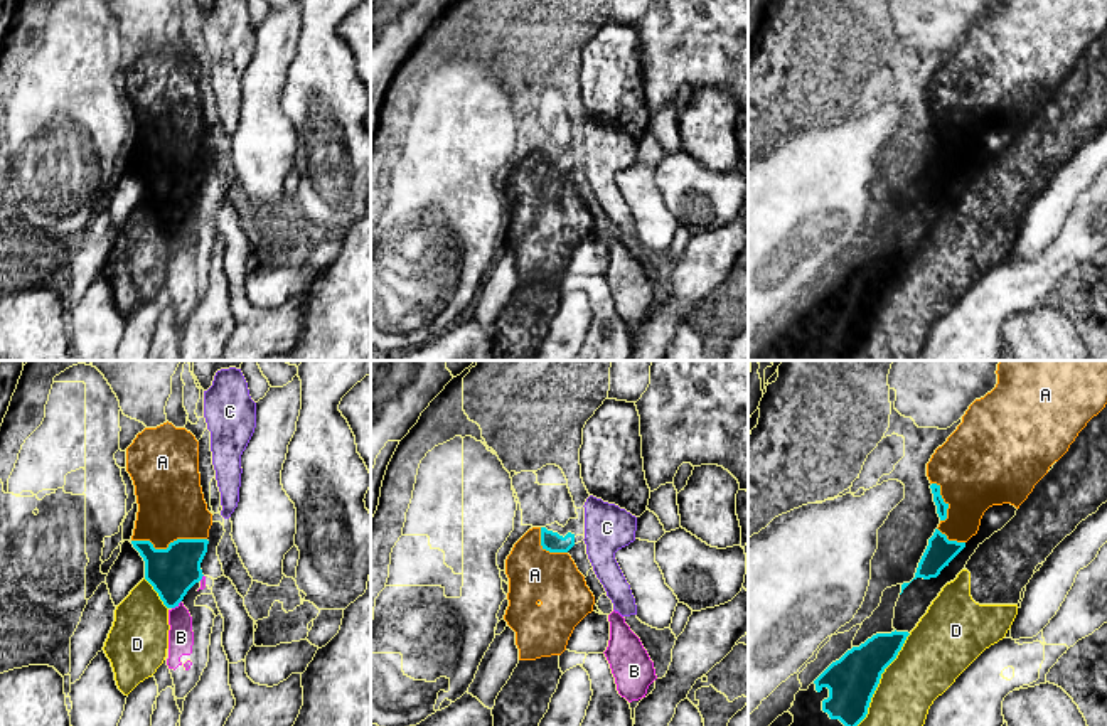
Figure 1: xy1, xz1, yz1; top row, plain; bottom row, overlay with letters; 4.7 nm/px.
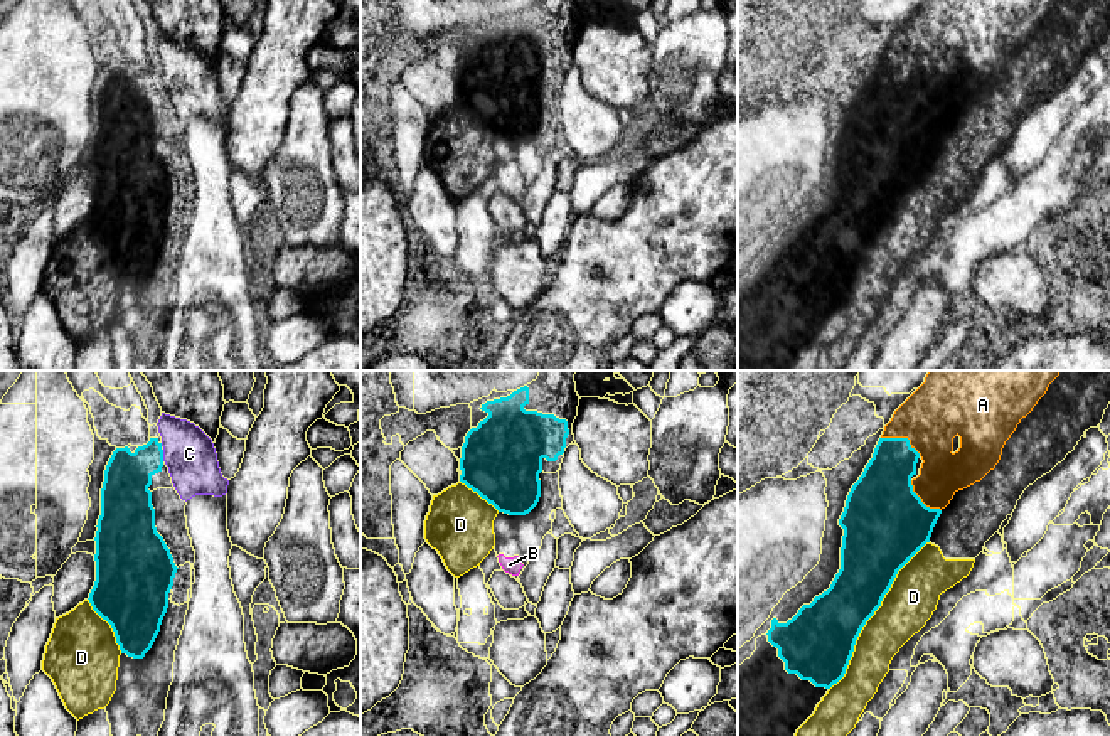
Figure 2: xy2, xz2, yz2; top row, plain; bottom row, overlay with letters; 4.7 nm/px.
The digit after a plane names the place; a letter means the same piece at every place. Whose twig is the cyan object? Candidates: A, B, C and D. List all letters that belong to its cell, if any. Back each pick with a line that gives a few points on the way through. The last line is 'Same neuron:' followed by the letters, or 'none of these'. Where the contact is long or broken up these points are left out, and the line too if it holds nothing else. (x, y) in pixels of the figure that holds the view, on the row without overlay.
Same neuron: A

